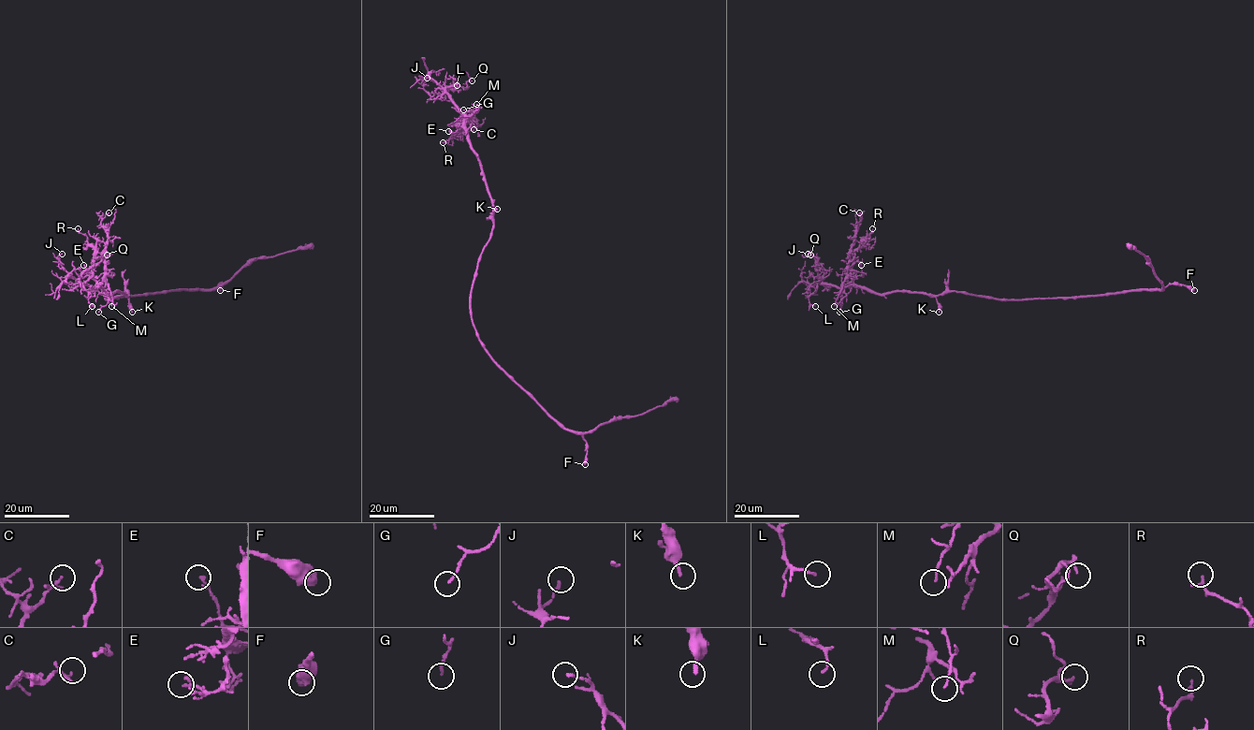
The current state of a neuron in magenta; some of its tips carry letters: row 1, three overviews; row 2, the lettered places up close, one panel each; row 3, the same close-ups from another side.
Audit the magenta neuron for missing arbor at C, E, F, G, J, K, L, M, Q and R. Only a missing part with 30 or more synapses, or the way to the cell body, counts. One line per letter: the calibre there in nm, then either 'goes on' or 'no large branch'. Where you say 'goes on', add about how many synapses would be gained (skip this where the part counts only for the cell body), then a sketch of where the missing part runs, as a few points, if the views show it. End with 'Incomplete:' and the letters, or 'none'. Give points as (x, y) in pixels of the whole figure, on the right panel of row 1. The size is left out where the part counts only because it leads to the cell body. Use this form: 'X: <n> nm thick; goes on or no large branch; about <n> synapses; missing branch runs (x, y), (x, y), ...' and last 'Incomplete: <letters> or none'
C: 120 nm thick; no large branch
E: 110 nm thick; no large branch
F: 600 nm thick; no large branch
G: 120 nm thick; no large branch
J: 160 nm thick; no large branch
K: 200 nm thick; no large branch
L: 150 nm thick; no large branch
M: 80 nm thick; no large branch
Q: 150 nm thick; no large branch
R: 160 nm thick; no large branch
Incomplete: none

